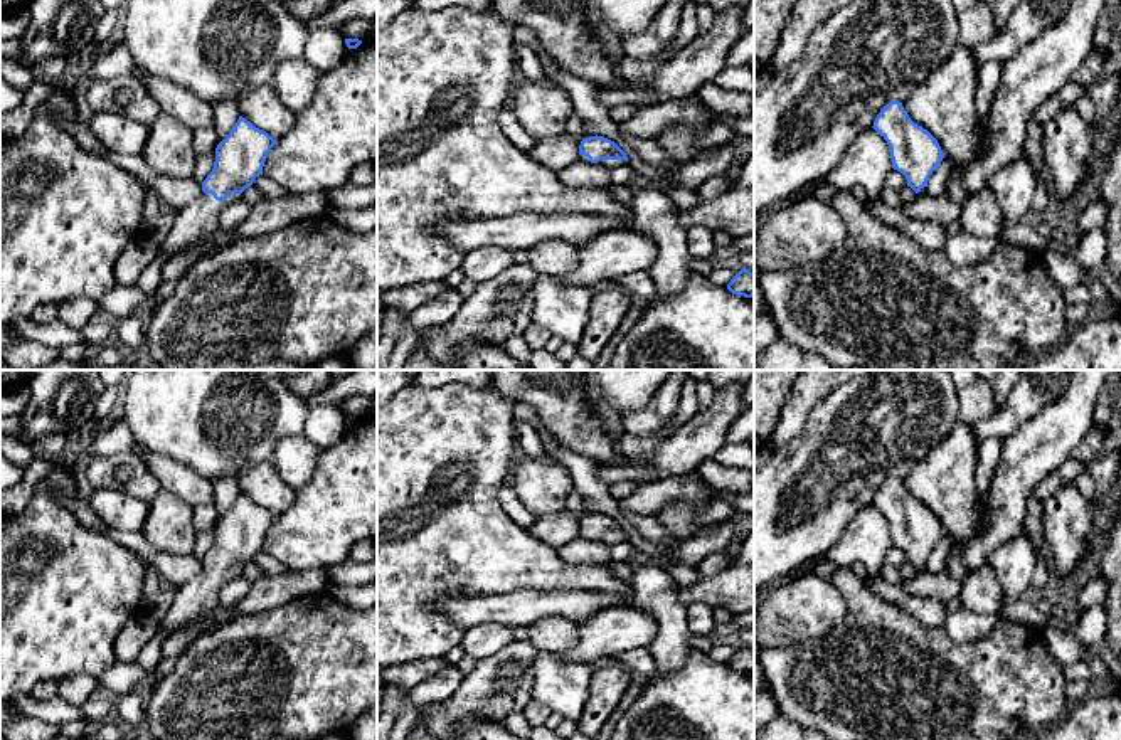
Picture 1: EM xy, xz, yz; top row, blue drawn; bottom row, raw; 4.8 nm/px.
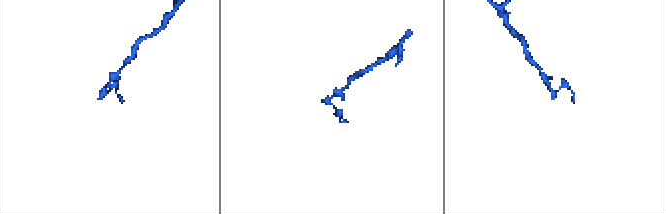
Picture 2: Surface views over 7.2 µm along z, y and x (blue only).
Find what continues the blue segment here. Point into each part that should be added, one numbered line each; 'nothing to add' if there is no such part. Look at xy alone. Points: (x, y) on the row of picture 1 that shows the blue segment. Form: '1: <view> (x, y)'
1: xy (199, 219)

